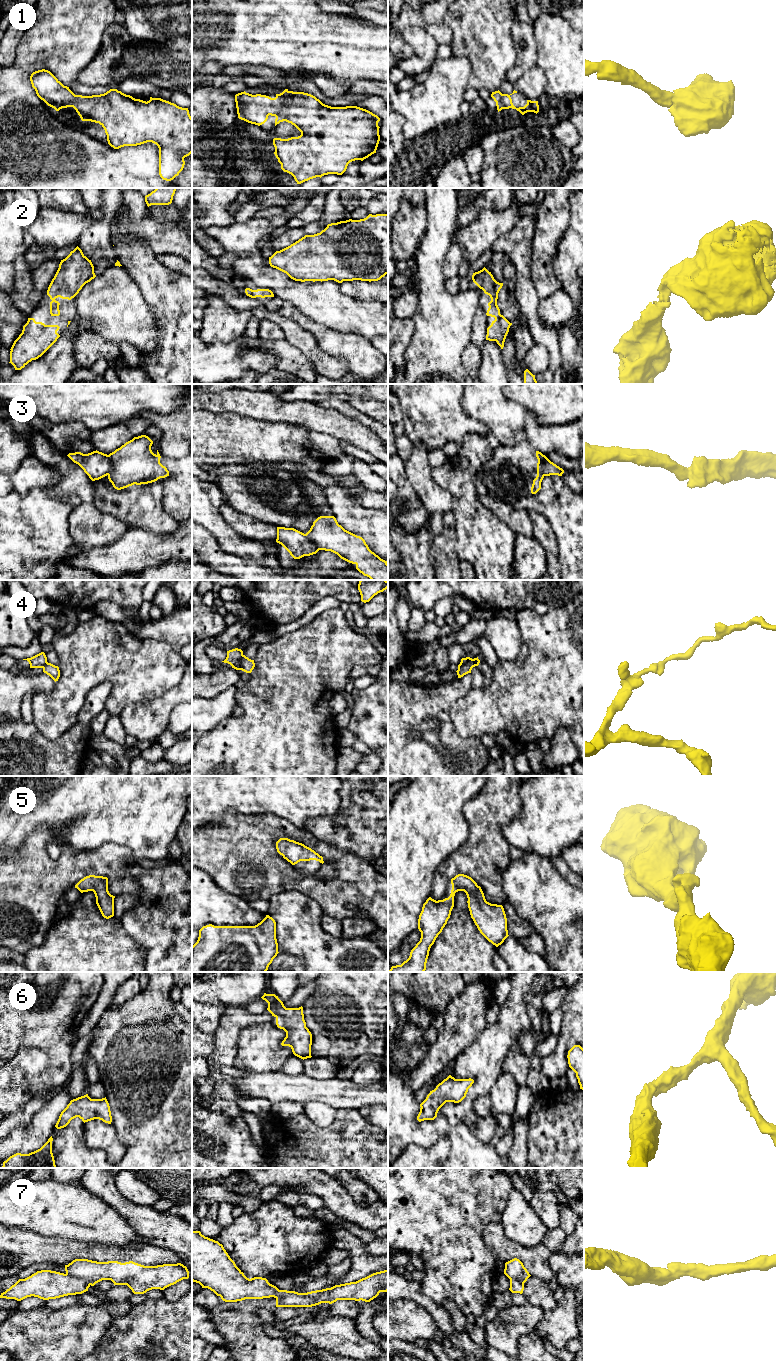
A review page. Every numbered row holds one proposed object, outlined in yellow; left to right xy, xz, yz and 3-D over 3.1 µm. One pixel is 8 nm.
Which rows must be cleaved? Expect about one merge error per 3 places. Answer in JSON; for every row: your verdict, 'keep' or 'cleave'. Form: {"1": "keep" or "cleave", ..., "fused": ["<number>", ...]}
{"1": "keep", "2": "keep", "3": "cleave", "4": "cleave", "5": "keep", "6": "keep", "7": "cleave", "fused": ["3", "4", "7"]}

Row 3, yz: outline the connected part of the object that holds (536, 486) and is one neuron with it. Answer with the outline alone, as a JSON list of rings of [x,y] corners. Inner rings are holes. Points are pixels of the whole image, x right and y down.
[[[536,451],[536,457],[538,459],[537,476],[533,480],[533,484],[532,484],[532,487],[531,487],[531,493],[532,494],[536,494],[541,489],[541,482],[544,478],[544,474],[543,474],[542,469],[541,469],[541,462],[546,456],[543,455],[541,452]]]

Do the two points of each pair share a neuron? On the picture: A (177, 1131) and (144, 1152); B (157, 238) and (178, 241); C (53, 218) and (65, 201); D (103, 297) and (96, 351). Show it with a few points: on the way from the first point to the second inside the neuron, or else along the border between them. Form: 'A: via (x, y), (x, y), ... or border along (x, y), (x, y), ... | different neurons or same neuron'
A: via (169, 1139), (156, 1152), (152, 1152) | same neuron
B: via (162, 240), (173, 240) | same neuron
C: border along (42, 206), (81, 214) | different neurons
D: border along (94, 331), (105, 340), (118, 345) | different neurons

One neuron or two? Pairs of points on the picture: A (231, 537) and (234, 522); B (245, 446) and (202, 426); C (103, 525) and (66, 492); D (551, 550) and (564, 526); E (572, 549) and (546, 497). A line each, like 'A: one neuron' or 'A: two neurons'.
A: two neurons
B: one neuron
C: one neuron
D: two neurons
E: one neuron

